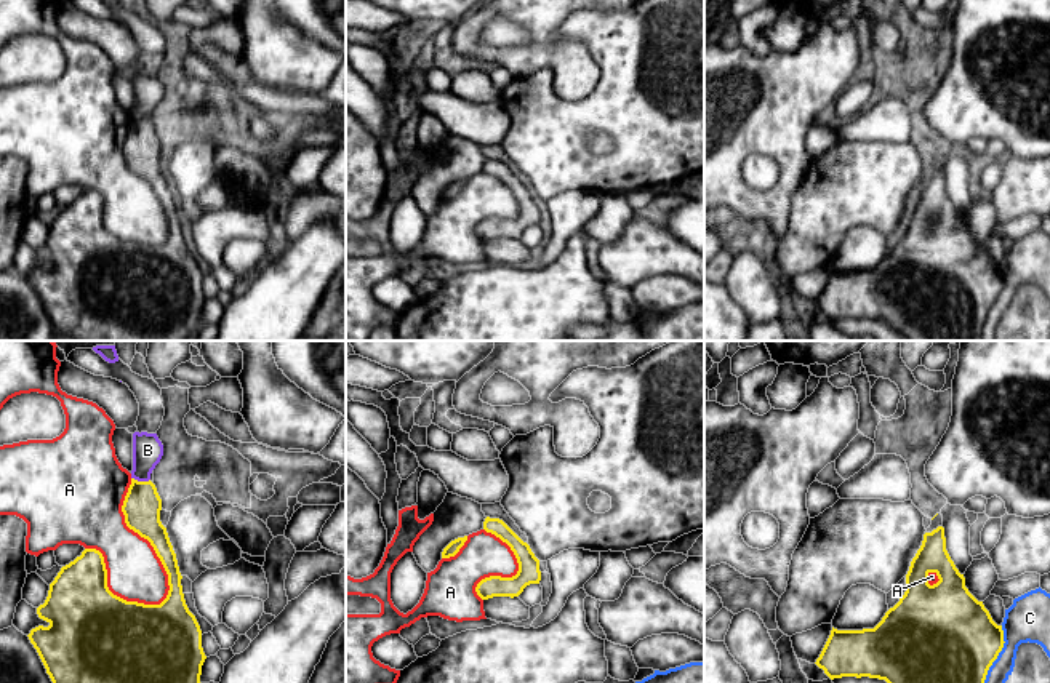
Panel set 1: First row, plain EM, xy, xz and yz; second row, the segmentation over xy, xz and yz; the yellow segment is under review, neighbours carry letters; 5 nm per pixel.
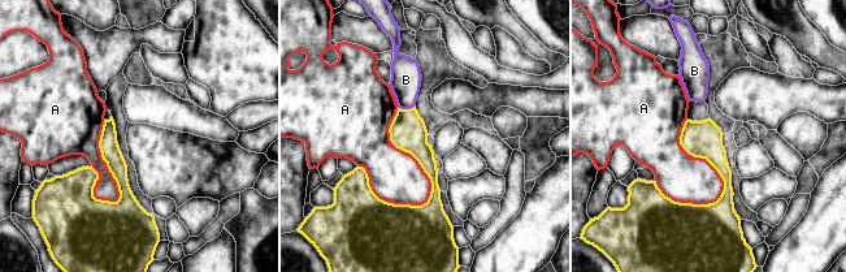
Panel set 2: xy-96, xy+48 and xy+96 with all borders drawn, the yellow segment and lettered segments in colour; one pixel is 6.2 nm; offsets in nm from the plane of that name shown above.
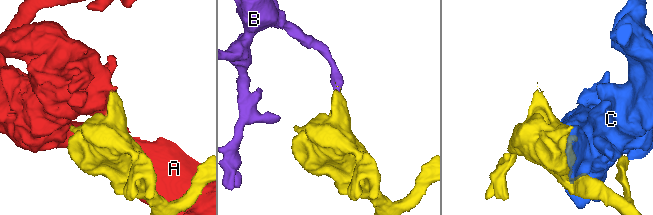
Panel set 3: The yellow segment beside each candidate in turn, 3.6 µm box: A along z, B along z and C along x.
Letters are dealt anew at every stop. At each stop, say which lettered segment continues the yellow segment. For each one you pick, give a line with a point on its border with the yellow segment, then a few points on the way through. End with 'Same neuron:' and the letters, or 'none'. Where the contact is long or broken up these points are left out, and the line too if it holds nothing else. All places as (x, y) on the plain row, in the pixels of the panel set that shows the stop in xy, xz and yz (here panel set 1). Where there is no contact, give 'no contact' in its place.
B: xy (141, 123)
Same neuron: B

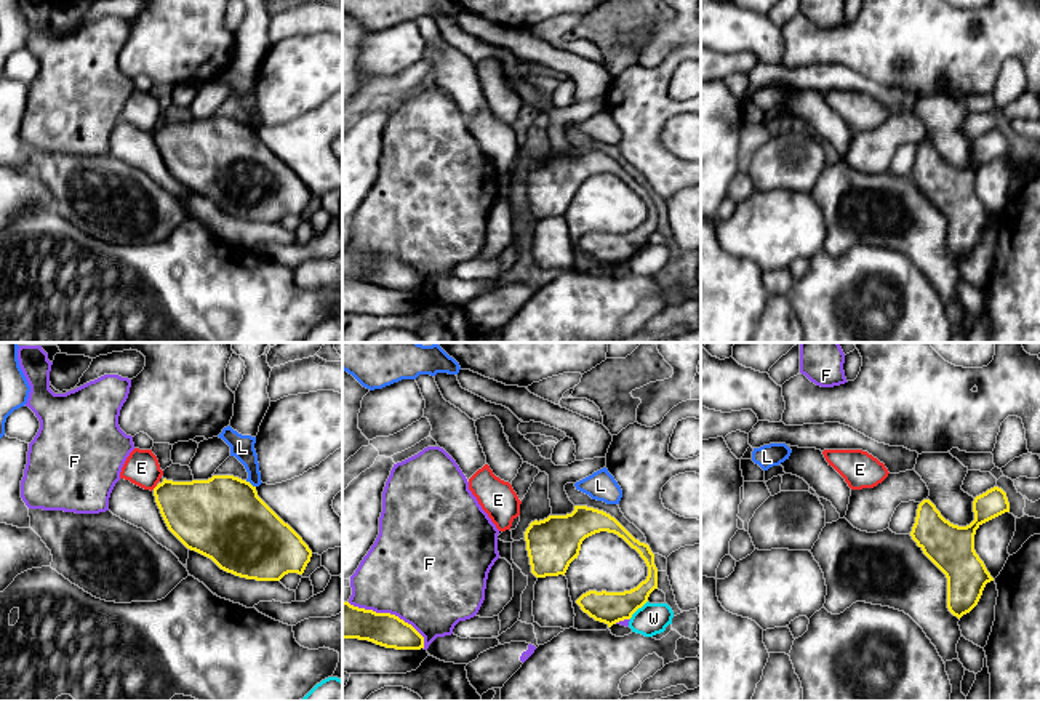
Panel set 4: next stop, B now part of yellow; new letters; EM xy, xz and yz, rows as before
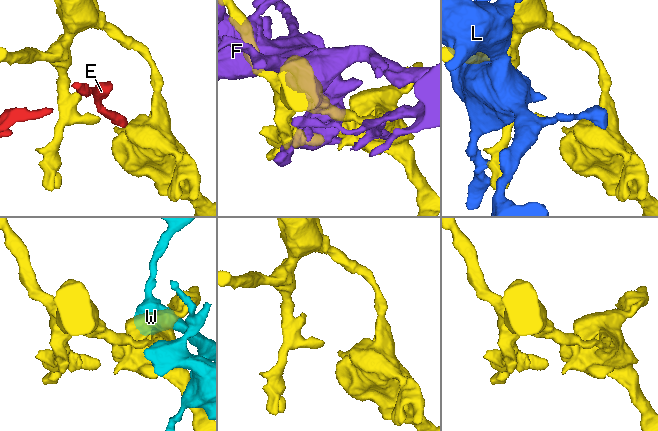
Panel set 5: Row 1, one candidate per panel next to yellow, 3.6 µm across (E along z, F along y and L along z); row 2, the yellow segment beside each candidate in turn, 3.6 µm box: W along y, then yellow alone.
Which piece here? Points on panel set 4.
Same neuron: none

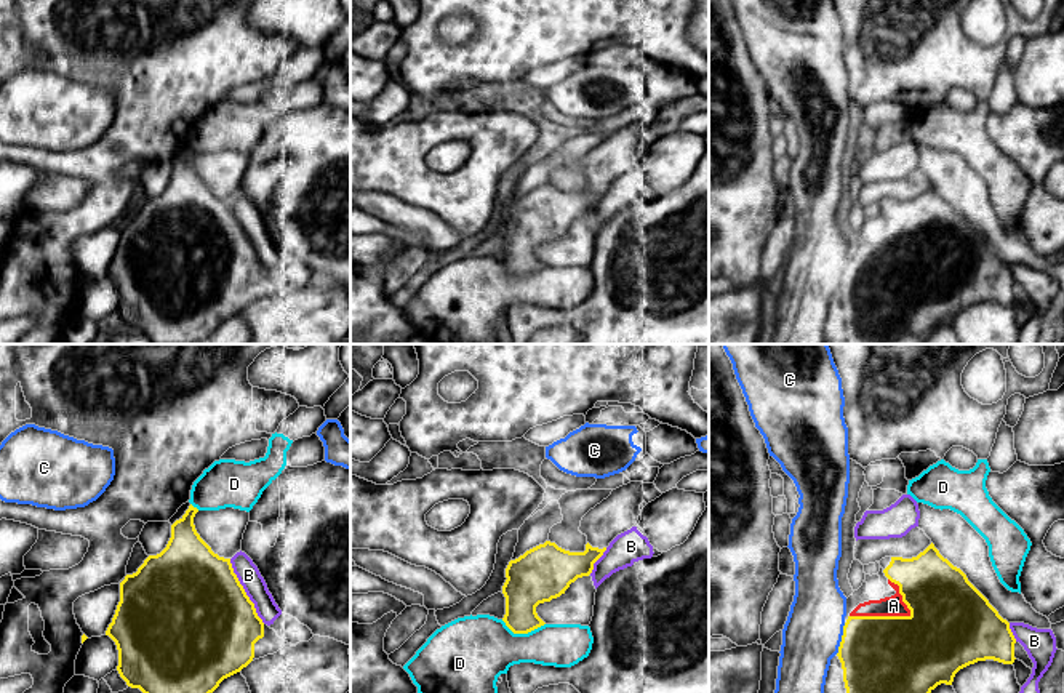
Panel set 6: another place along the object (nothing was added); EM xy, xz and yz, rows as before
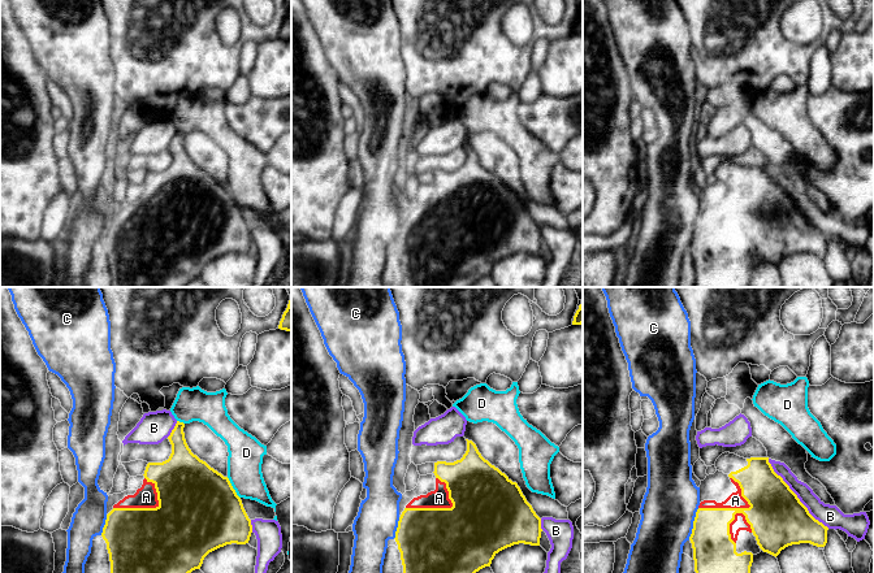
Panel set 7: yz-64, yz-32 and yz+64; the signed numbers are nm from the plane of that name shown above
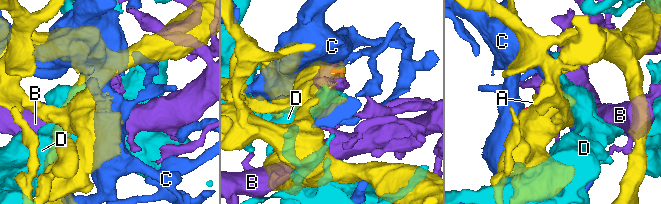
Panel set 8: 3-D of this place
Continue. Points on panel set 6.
A: yz (880, 258)
Same neuron: A

